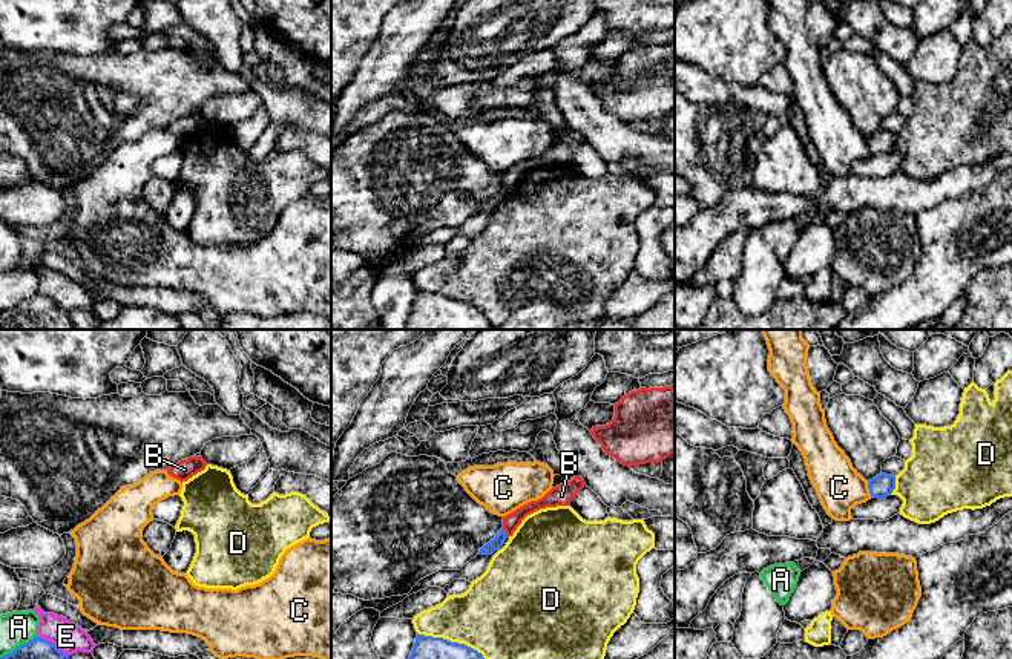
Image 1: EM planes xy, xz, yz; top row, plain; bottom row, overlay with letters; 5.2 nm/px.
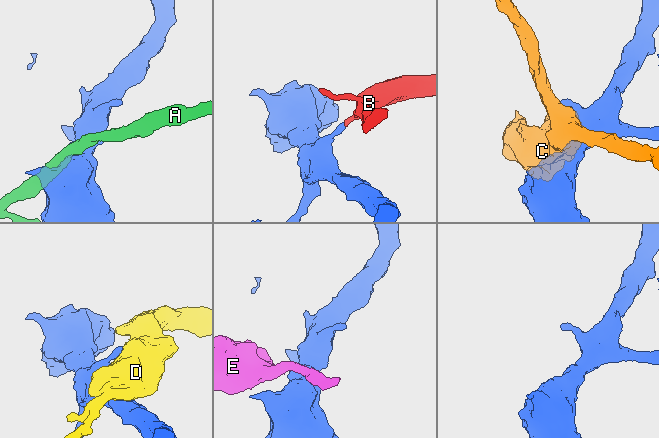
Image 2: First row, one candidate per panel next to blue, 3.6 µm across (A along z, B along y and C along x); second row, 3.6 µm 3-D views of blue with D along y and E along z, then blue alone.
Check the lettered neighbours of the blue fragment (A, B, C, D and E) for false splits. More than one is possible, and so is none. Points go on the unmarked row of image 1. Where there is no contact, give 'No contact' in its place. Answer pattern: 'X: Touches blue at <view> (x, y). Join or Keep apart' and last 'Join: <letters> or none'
A: Touches blue at xy (20, 302). Keep apart
B: Touches blue at xz (505, 189). Keep apart
C: Touches blue at yz (868, 144). Keep apart
D: Touches blue at xz (457, 299). Keep apart
E: Touches blue at xy (51, 299). Keep apart
Join: none

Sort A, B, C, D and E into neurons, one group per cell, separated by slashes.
A / B / C / D / E

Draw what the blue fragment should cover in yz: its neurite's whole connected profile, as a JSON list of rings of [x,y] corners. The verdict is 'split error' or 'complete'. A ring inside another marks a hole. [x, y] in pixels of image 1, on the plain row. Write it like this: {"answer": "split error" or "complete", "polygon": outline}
{"answer": "complete", "polygon": [[[880,130],[868,138],[868,146],[872,155],[886,155],[895,146],[895,133]]]}

